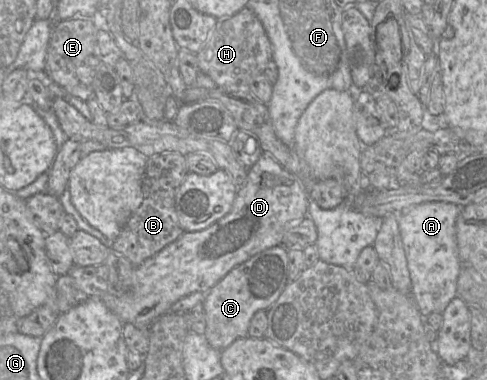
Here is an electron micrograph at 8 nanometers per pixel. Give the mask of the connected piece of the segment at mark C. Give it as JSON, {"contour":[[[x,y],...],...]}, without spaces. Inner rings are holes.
{"contour":[[[283,245],[268,248],[229,271],[205,294],[201,305],[206,320],[203,335],[210,346],[217,350],[224,350],[236,339],[246,337],[253,315],[259,310],[269,309],[279,298],[288,282],[288,249]]]}

